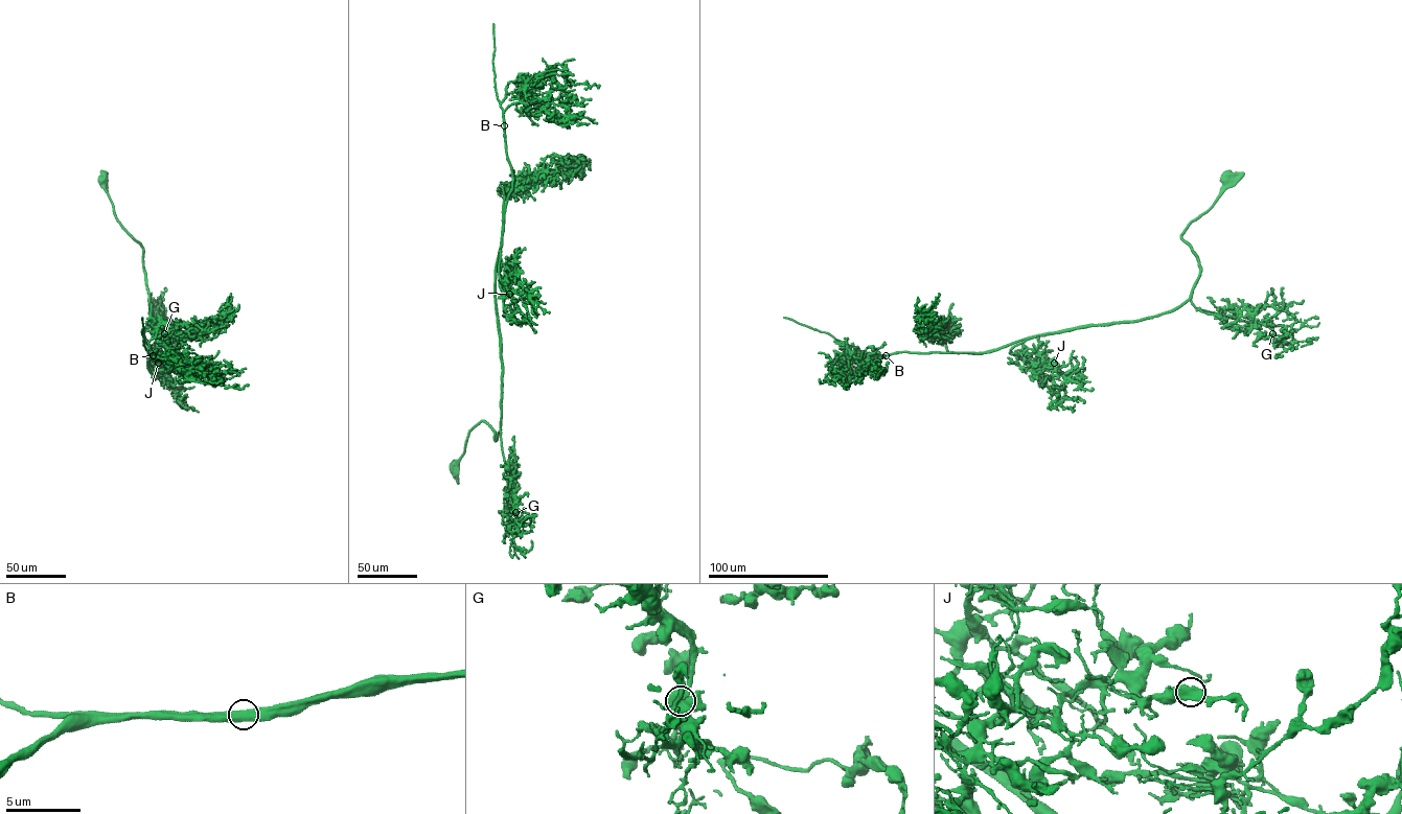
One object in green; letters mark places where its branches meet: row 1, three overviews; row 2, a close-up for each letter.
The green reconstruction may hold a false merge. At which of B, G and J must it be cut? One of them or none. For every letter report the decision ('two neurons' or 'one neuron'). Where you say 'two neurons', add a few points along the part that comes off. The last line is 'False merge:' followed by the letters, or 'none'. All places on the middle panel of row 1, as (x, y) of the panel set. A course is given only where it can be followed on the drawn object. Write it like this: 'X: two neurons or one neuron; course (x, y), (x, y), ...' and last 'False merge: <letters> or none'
B: one neuron
G: one neuron
J: one neuron
False merge: none

